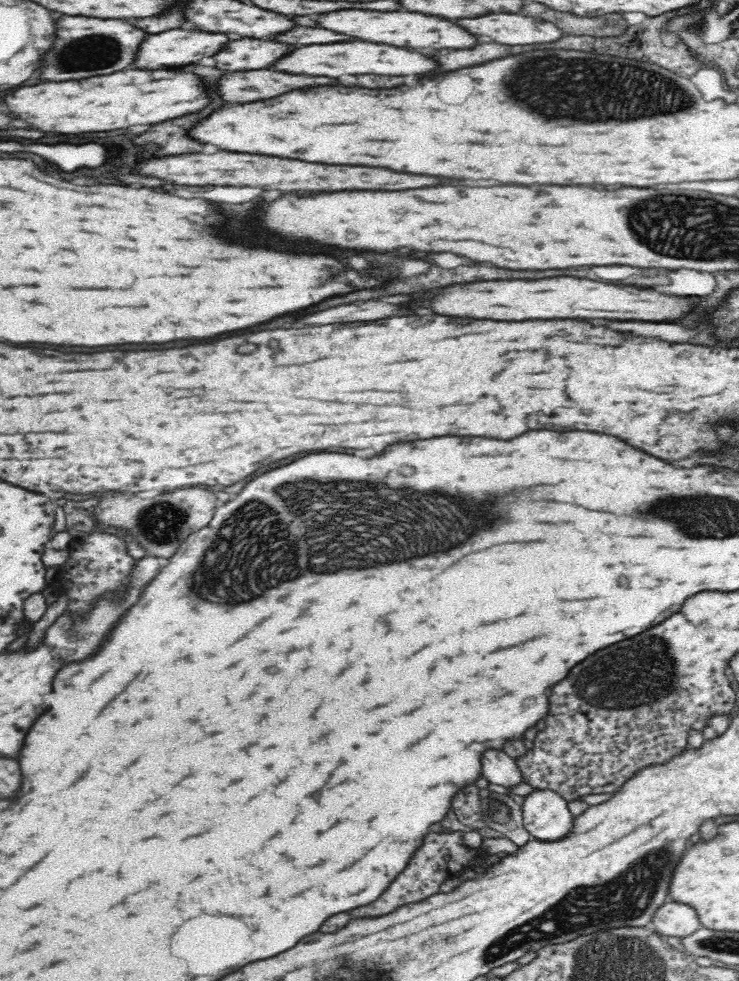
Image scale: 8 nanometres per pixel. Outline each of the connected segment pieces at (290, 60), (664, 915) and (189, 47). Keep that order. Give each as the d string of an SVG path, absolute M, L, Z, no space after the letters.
M336 42L336 44L310 44L298 46L294 52L280 56L280 60L272 64L272 70L284 74L302 74L302 76L328 76L338 78L346 74L388 74L388 76L404 76L404 74L422 74L434 68L434 62L424 58L422 54L408 52L404 48L394 48L386 44L370 44L370 42Z
M676 902L660 906L658 912L654 912L652 916L652 924L654 932L660 938L682 938L682 940L702 928L696 910Z
M170 30L170 32L160 32L152 34L142 40L138 46L138 54L134 56L132 68L136 70L168 70L168 68L178 68L186 64L196 64L204 56L212 56L222 48L222 44L228 42L226 36L222 34L204 34L204 32L194 32L194 30Z

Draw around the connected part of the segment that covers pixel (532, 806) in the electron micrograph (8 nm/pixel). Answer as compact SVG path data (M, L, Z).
M536 788L526 794L522 814L526 830L538 840L558 840L572 830L574 816L568 812L566 800L554 790Z

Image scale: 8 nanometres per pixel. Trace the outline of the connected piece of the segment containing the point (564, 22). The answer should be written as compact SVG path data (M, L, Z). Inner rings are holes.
M536 2L524 4L518 14L542 18L542 20L546 20L546 22L556 24L562 32L572 32L572 34L576 32L578 36L580 36L580 34L590 34L588 30L594 30L592 36L612 36L612 34L616 36L616 34L620 34L620 32L624 30L624 26L628 24L628 22L622 18L622 14L618 14L618 12L616 12L616 14L610 14L610 16L608 16L608 22L604 24L604 22L588 22L586 18L576 18L574 14L568 14L568 12L554 12L554 10L542 6L542 4L536 4Z

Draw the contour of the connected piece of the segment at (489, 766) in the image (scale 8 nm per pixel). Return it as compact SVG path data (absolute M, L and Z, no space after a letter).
M486 748L480 758L480 764L482 764L482 776L488 782L502 784L506 788L522 784L522 772L516 760L498 748Z

